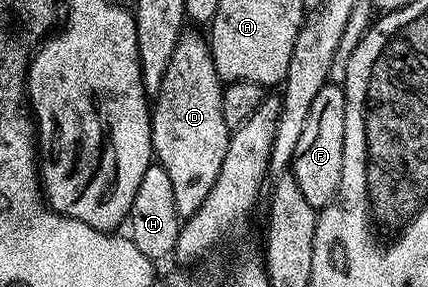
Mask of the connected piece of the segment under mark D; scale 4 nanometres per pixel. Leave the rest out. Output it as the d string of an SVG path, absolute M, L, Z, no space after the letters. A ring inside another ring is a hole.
M191 30L182 33L167 66L167 73L163 76L160 91L154 95L150 118L153 156L171 180L171 189L175 192L175 208L183 220L191 217L203 204L203 200L207 200L211 188L215 188L215 180L219 180L223 158L227 156L231 131L227 128L227 120L223 120L223 90L224 85L218 76L206 37Z

